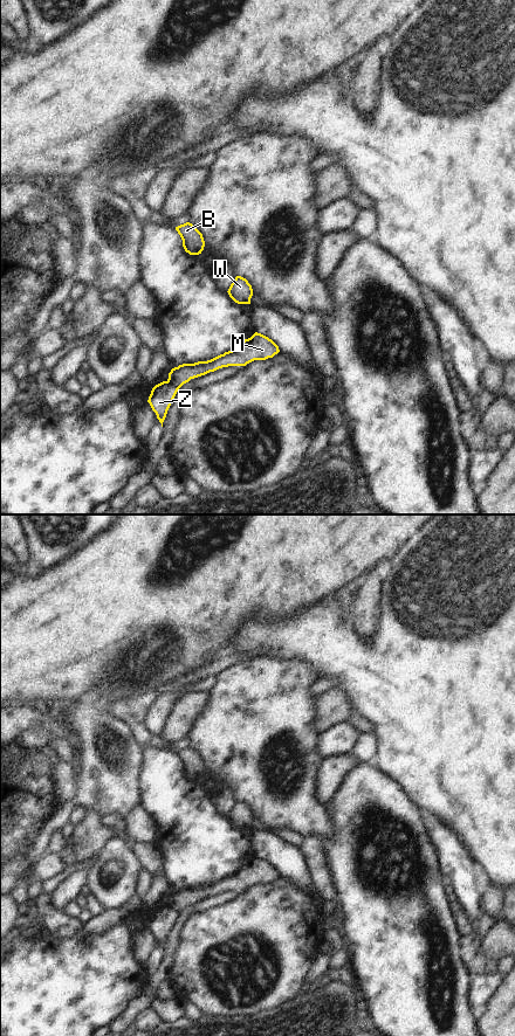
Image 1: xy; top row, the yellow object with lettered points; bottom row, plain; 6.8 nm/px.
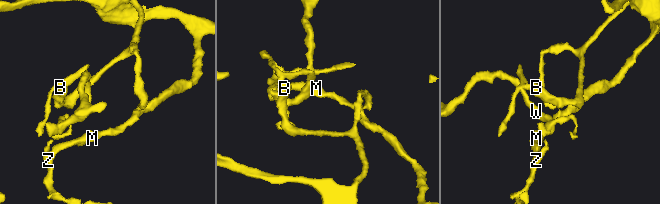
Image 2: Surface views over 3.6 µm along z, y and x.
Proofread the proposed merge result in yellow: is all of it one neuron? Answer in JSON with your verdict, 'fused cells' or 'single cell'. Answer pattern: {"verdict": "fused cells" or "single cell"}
{"verdict": "fused cells"}

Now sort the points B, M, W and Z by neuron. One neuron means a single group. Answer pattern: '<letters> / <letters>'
B M / W Z

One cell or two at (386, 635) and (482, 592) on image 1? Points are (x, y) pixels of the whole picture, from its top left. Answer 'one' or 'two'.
one

